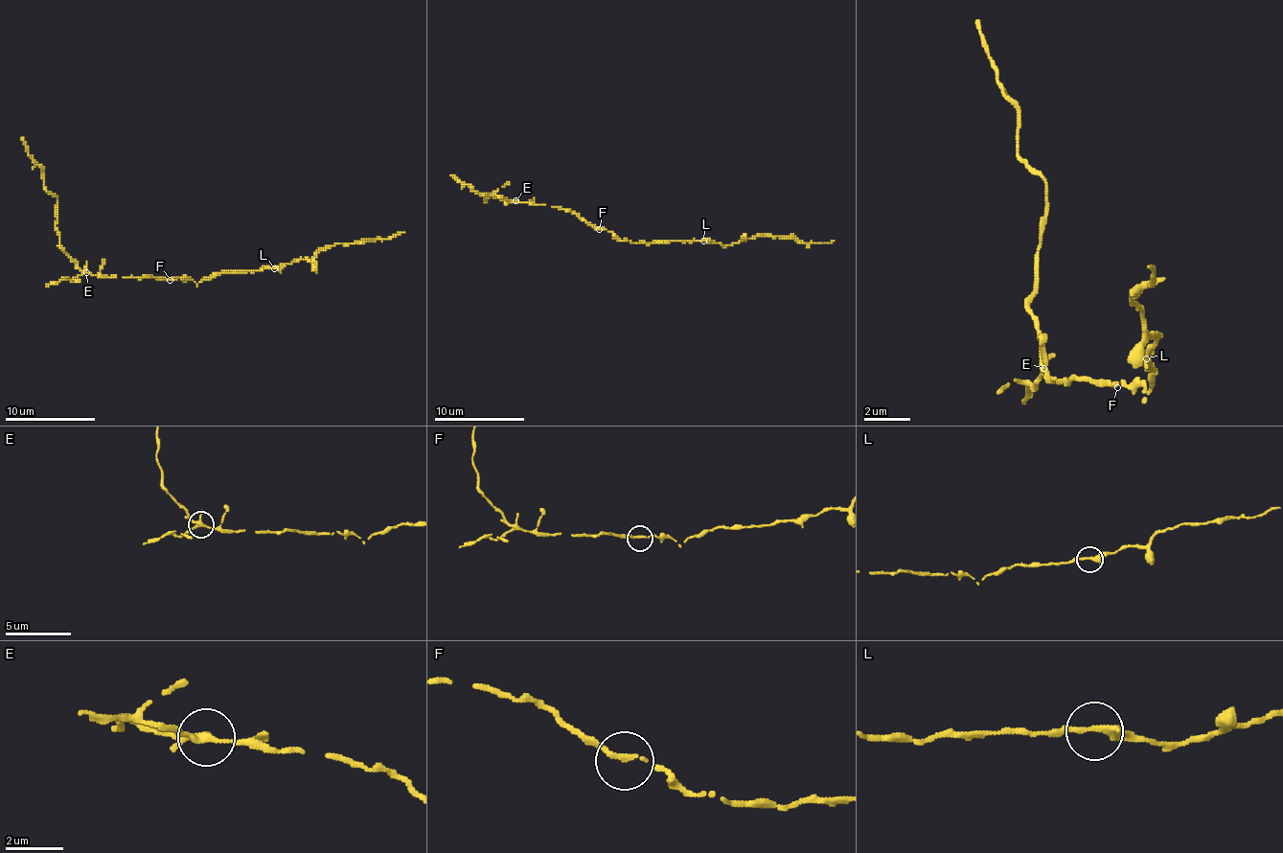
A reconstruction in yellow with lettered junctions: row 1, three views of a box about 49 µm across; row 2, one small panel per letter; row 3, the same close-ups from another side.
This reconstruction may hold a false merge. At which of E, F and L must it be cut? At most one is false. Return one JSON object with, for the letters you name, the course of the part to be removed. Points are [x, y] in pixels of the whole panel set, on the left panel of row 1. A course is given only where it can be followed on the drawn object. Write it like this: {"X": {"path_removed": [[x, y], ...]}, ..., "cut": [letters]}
{"E": {"path_removed": [[86, 273], [59, 245], [55, 225], [57, 200], [46, 190], [44, 172], [28, 153], [21, 137]]}, "cut": ["E"]}

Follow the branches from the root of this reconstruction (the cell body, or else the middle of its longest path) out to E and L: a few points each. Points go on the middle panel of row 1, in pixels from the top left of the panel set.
E: (599, 227), (588, 225), (572, 212), (515, 200)
L: (599, 227), (613, 232), (622, 241), (633, 242), (703, 241)

